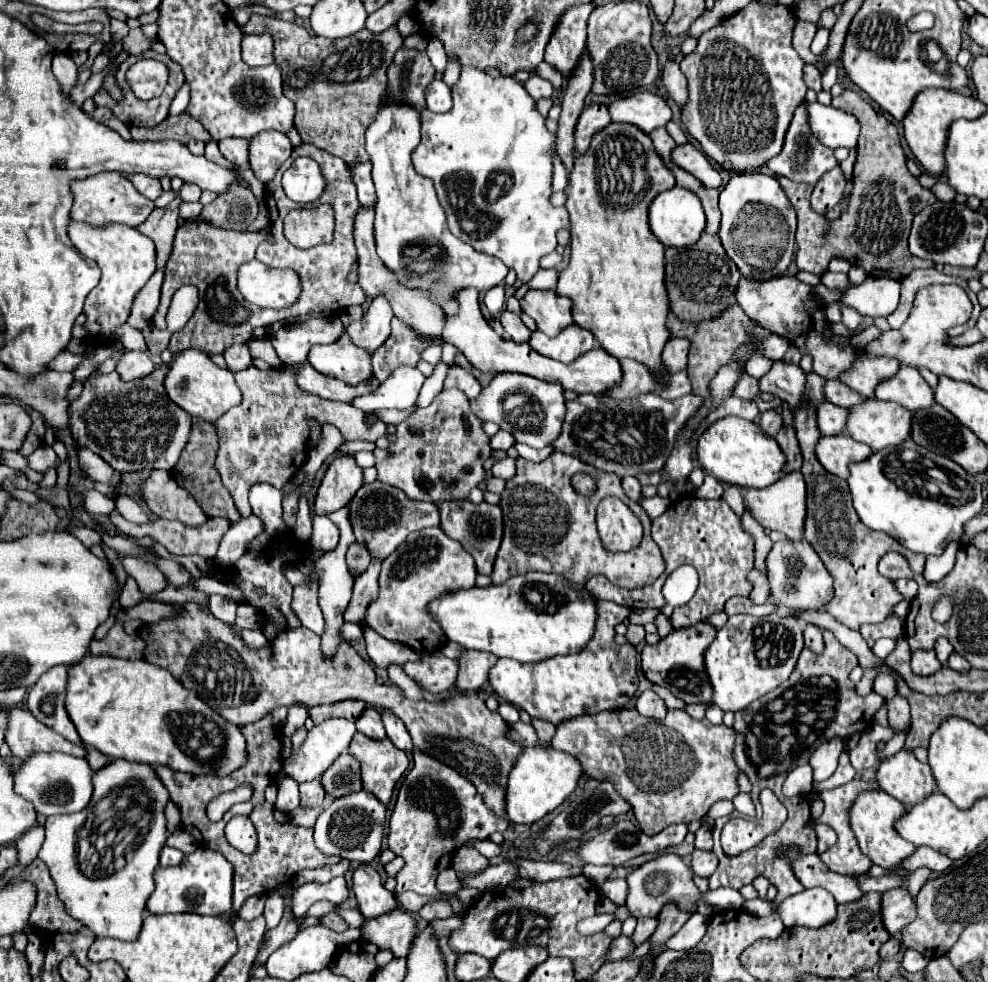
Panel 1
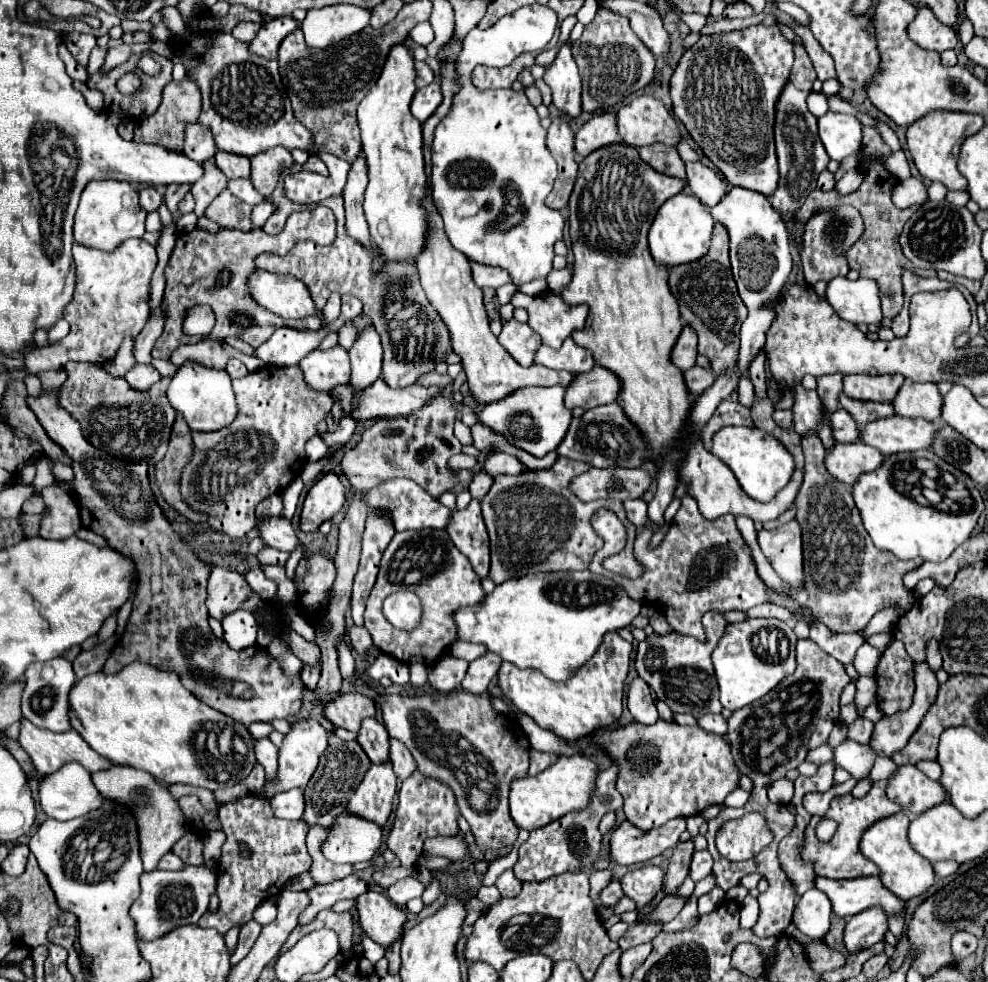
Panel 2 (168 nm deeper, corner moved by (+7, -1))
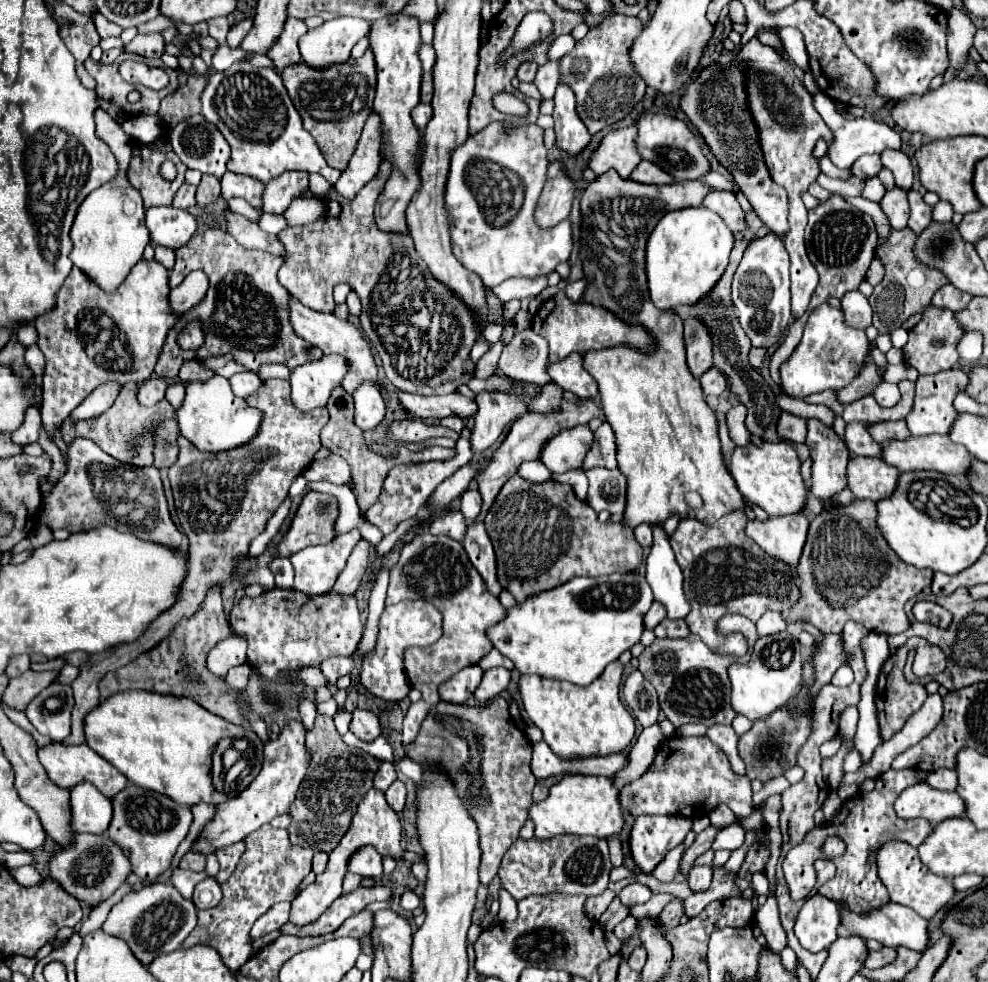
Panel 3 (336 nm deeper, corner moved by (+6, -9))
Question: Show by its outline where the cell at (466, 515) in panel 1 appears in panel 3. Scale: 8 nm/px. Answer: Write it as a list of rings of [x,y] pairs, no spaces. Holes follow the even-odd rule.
[[[474,522],[468,526],[466,536],[462,540],[462,546],[464,546],[470,562],[474,564],[474,568],[478,570],[478,574],[486,582],[488,590],[494,596],[498,596],[502,592],[502,588],[496,580],[496,556],[494,556],[492,542],[490,542],[482,522]]]

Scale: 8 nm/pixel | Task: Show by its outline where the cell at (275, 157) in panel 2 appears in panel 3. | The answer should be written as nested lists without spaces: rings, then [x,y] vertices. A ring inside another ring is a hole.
[[[290,170],[268,180],[262,192],[262,210],[282,214],[288,204],[308,188],[308,172]]]

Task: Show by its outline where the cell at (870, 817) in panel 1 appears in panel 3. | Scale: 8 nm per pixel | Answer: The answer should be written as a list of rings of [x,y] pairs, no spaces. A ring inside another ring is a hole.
[[[890,840],[884,846],[880,846],[878,852],[876,852],[876,864],[878,864],[878,876],[886,884],[888,892],[890,892],[890,900],[892,902],[900,902],[900,904],[916,910],[926,920],[932,918],[942,906],[946,906],[954,896],[952,882],[948,878],[932,874],[920,862],[918,850],[914,846],[910,846],[908,842]]]

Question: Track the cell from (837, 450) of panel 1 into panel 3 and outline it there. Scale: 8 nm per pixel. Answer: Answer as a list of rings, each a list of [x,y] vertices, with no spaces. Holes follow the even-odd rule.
[[[850,458],[846,480],[848,488],[856,498],[882,500],[894,492],[894,484],[898,482],[900,470],[888,466],[882,458]]]

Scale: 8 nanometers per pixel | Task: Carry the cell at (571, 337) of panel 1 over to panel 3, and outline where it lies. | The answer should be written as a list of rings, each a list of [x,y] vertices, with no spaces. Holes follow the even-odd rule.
[[[578,352],[570,354],[568,358],[554,362],[548,366],[548,376],[552,378],[554,384],[558,384],[564,390],[570,390],[578,398],[596,398],[598,388],[596,380],[584,370],[582,366],[582,356]]]

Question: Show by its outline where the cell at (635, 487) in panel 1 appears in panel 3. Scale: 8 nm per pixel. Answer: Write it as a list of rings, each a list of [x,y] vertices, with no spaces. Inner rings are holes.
[[[638,524],[638,528],[634,528],[634,536],[642,548],[648,548],[652,544],[652,530],[648,524]]]

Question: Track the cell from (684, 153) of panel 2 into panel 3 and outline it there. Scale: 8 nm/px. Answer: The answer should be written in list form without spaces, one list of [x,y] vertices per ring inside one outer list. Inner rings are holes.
[[[708,172],[706,178],[702,176],[702,182],[710,184],[712,188],[730,188],[730,190],[734,190],[734,182],[728,176],[718,174],[718,172]]]

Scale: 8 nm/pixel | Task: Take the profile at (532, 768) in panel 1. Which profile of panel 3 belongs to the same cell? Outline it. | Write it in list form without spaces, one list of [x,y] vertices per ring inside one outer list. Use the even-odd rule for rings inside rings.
[[[564,776],[550,788],[546,800],[534,802],[530,806],[528,818],[534,822],[536,838],[552,838],[560,834],[608,838],[610,834],[618,834],[624,826],[618,790],[614,788],[612,780],[604,776]]]

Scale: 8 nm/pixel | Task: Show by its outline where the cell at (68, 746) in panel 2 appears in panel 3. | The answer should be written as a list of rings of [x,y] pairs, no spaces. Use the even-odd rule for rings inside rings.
[[[52,742],[52,744],[48,744],[48,746],[40,746],[40,748],[38,748],[38,758],[40,758],[44,770],[48,772],[50,780],[52,780],[54,784],[58,784],[60,788],[66,788],[66,790],[68,790],[70,786],[82,782],[82,780],[90,780],[106,798],[112,798],[112,796],[118,794],[118,792],[126,786],[126,782],[128,782],[128,778],[126,778],[124,774],[120,774],[112,764],[108,764],[102,756],[98,756],[98,754],[96,754],[90,746],[86,746],[86,744],[66,746],[66,744],[62,744],[62,742]]]

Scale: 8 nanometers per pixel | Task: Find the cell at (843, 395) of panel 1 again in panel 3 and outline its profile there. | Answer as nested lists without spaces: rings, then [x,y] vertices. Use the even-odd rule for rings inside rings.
[[[890,420],[890,422],[872,424],[872,426],[868,426],[868,432],[870,432],[870,436],[872,436],[878,444],[886,444],[886,440],[892,440],[892,438],[904,440],[906,436],[910,436],[910,432],[908,432],[904,420],[898,420],[898,422],[892,422],[892,420]]]

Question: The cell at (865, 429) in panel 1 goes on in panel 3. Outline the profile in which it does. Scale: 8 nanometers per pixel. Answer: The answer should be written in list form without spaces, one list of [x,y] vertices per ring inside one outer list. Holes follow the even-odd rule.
[[[928,434],[928,436],[910,436],[906,440],[890,440],[882,448],[882,460],[890,466],[896,466],[900,472],[906,470],[938,470],[942,474],[964,476],[970,468],[972,456],[960,444],[954,444],[946,434]]]

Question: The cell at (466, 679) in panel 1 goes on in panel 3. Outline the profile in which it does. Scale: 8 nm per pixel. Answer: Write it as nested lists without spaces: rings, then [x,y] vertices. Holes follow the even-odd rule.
[[[502,666],[490,668],[490,670],[484,672],[482,682],[480,682],[480,686],[476,688],[476,692],[474,692],[474,698],[476,698],[478,702],[488,702],[490,698],[494,698],[494,696],[498,696],[502,690],[506,690],[508,682],[510,682],[510,672],[508,672],[506,668],[502,668]]]

